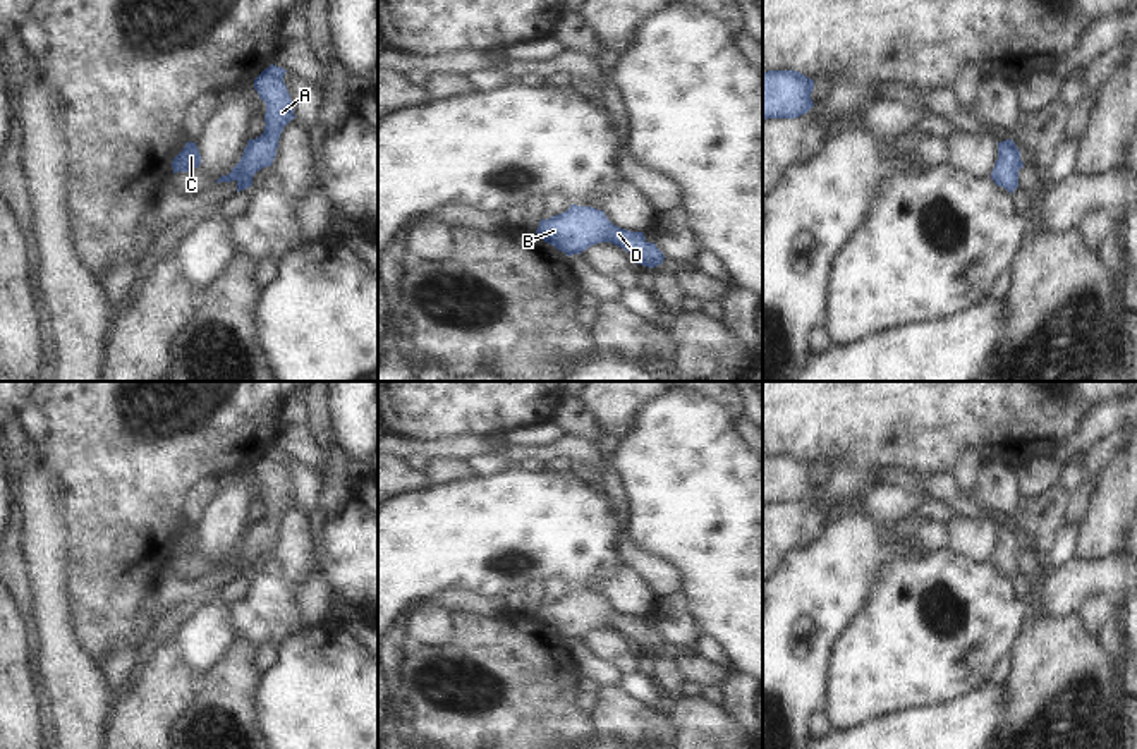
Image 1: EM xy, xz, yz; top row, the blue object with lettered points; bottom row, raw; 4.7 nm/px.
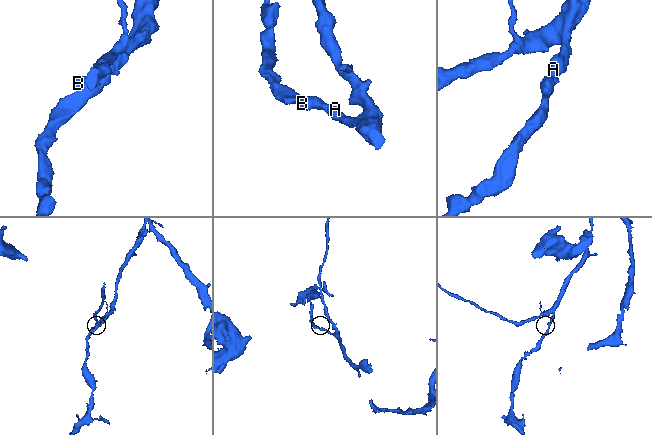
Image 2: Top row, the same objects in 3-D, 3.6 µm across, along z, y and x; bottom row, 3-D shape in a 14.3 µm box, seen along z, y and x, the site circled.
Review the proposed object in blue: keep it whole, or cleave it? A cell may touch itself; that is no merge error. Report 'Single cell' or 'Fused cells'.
Single cell

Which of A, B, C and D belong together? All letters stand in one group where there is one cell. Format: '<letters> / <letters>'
A B C D

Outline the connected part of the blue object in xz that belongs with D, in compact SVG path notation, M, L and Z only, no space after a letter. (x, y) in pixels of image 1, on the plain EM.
M591 591L570 593L548 605L541 605L536 618L567 641L581 639L599 627L611 627L634 641L637 649L654 653L665 641L656 629L648 627L644 617L630 617L613 610L605 596Z

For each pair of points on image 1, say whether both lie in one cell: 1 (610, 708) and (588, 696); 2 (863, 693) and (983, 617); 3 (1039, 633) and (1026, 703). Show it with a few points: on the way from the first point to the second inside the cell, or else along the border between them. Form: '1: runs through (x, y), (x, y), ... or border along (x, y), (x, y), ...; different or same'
1: border along (593, 688), (595, 706), (591, 710); different
2: runs through (892, 663), (918, 641), (954, 639); same
3: runs through (1039, 650), (1039, 686); same

